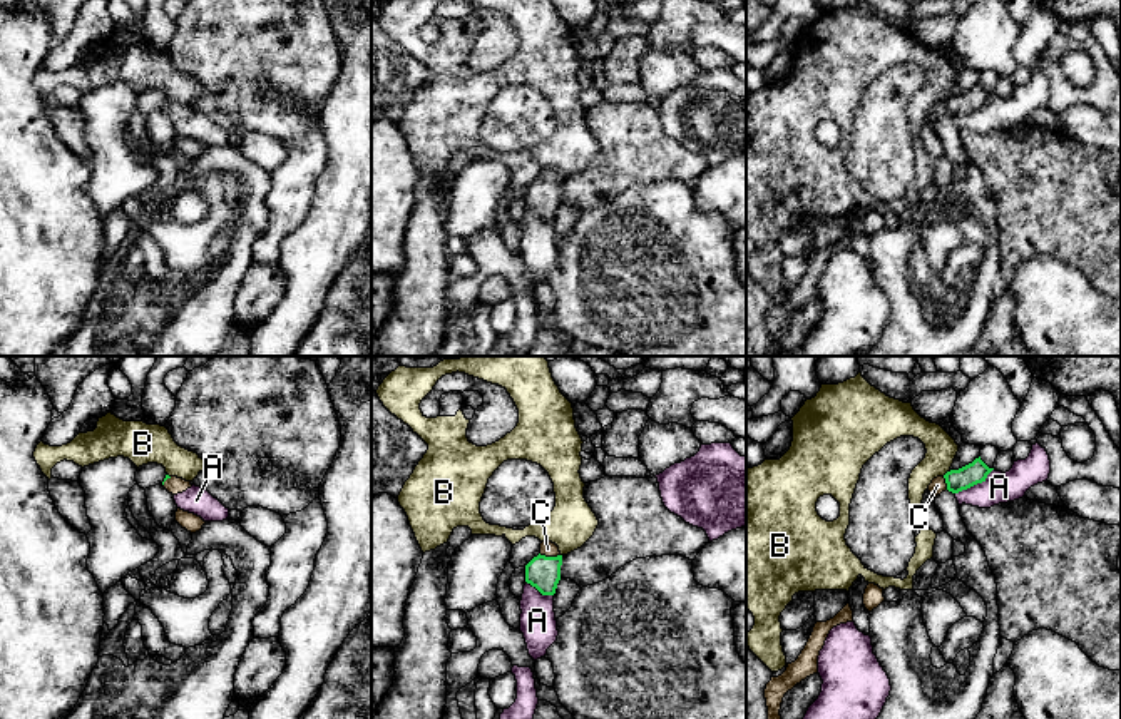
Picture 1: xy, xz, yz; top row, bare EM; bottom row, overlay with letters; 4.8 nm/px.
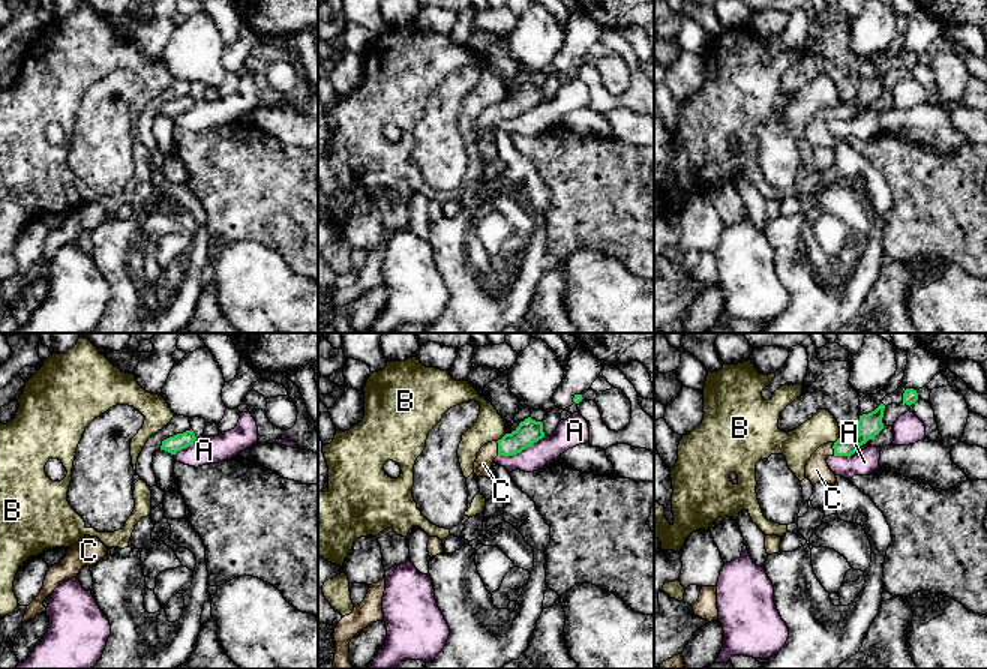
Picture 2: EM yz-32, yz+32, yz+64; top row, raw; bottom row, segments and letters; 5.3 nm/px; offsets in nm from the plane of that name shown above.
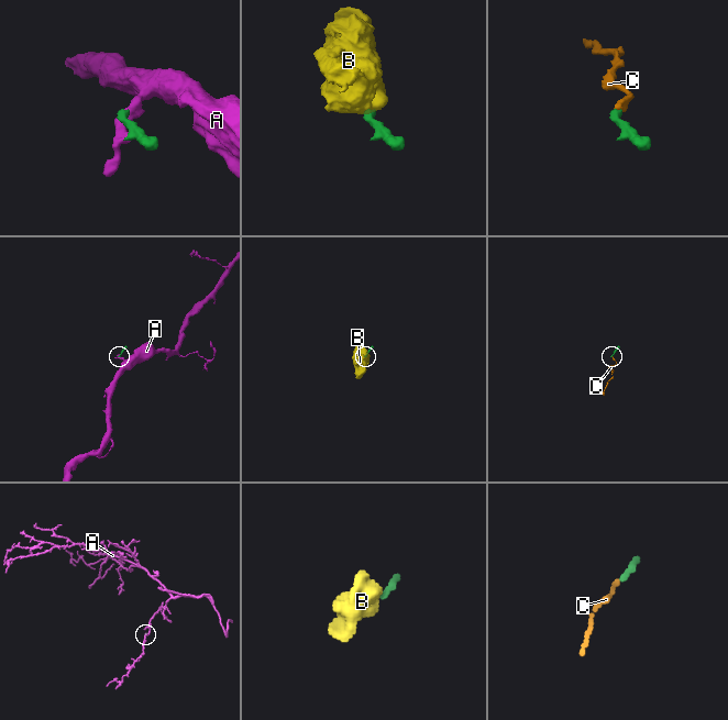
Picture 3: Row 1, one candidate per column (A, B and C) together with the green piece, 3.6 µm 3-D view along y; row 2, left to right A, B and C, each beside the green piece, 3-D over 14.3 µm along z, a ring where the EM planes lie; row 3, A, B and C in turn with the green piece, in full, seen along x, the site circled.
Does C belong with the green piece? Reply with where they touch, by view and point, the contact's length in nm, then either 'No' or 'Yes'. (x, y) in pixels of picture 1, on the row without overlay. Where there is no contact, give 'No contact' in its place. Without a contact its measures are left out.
Touches green at xz (549, 183). Shared border 100 nm. Yes

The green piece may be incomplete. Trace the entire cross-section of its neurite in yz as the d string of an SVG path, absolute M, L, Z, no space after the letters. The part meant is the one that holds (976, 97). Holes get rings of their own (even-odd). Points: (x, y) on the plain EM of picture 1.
M979 82L972 89L959 95L950 95L944 102L934 104L932 109L929 110L929 117L934 120L934 124L945 115L959 119L977 109L985 107L987 100L992 95L994 94L989 94Z

